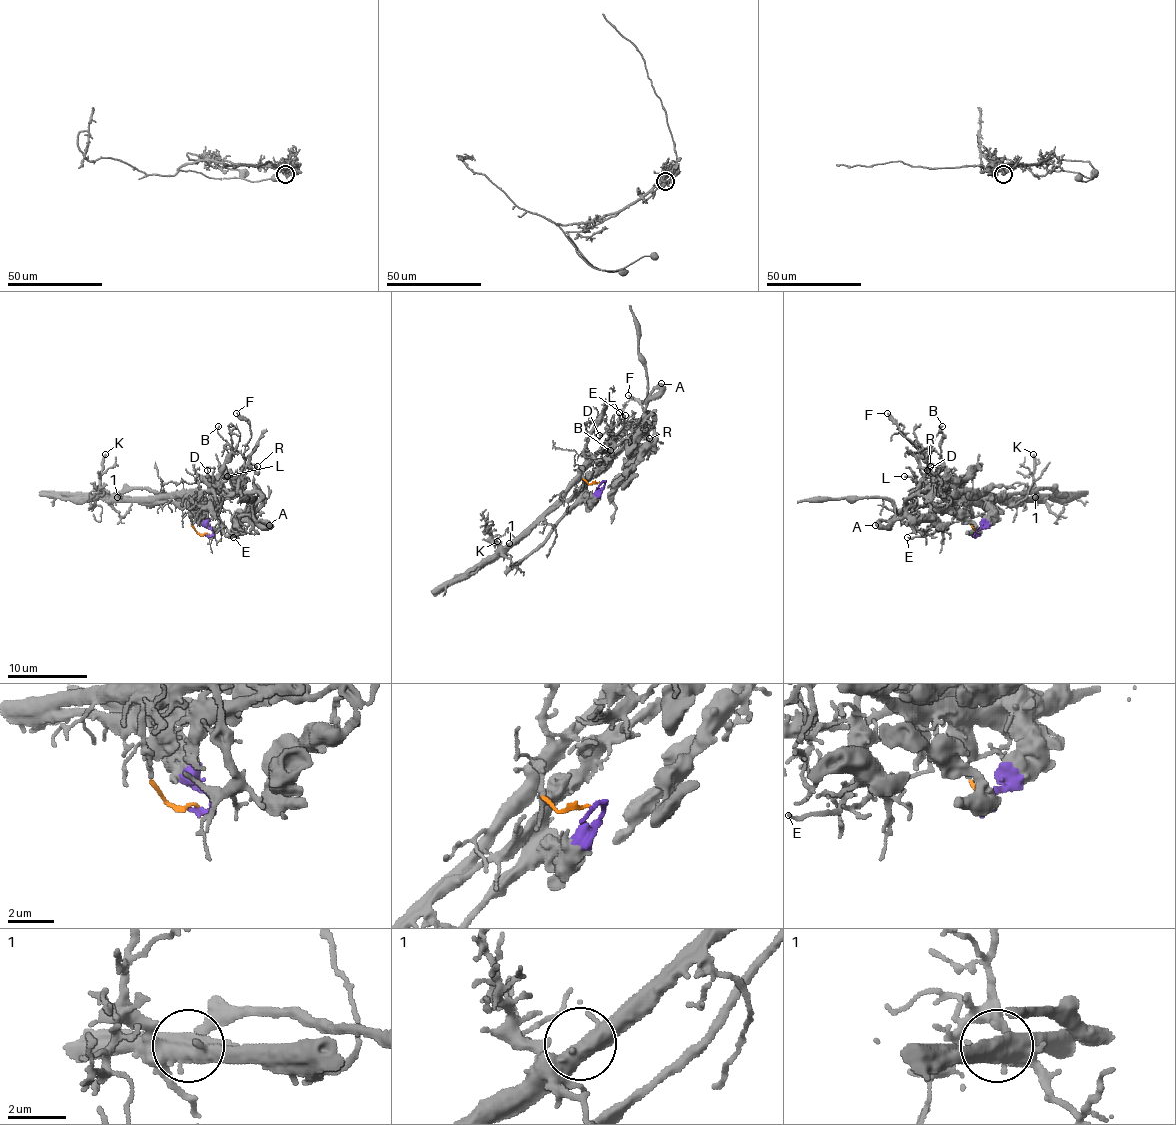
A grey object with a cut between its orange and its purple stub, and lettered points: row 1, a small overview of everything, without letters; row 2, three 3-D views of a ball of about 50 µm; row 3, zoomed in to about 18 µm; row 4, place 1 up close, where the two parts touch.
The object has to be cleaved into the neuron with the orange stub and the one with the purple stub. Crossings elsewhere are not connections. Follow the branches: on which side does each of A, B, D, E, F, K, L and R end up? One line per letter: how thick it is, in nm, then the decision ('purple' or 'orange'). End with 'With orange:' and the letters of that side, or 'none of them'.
A: 440 nm | purple
B: 130 nm | orange
D: 120 nm | orange
E: 160 nm | orange
F: 280 nm | purple
K: 200 nm | orange
L: 120 nm | orange
R: 180 nm | purple
With orange: B, D, E, K, L

